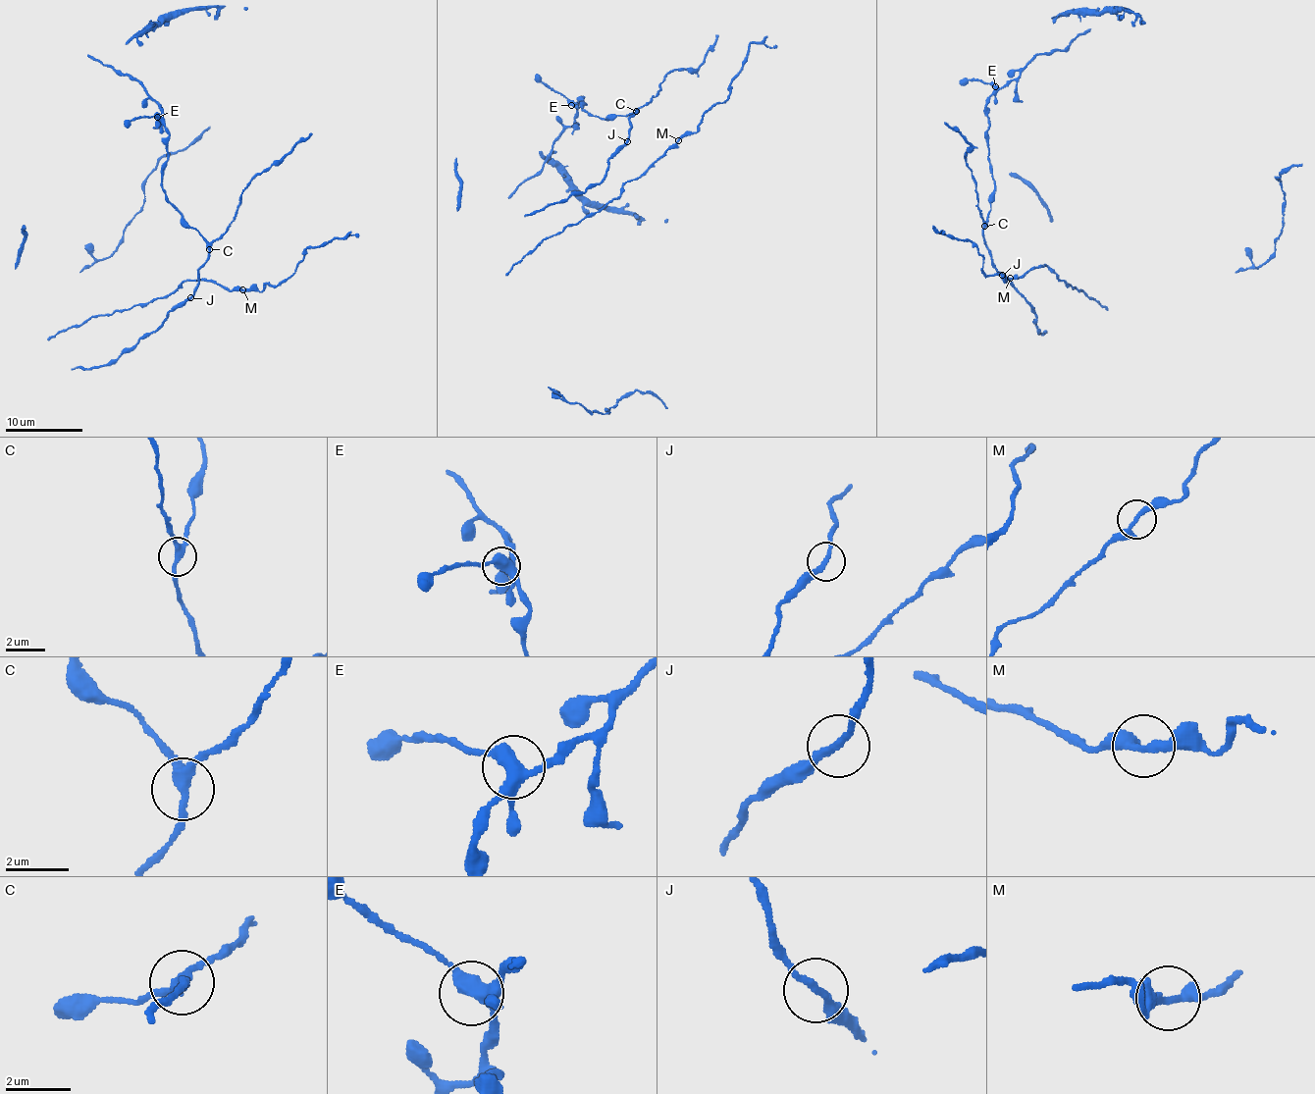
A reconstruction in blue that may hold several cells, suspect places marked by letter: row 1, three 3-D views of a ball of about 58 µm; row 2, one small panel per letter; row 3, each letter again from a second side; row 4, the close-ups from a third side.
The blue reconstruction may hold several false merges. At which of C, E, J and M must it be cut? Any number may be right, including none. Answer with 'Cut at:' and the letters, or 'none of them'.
Cut at: none of them

